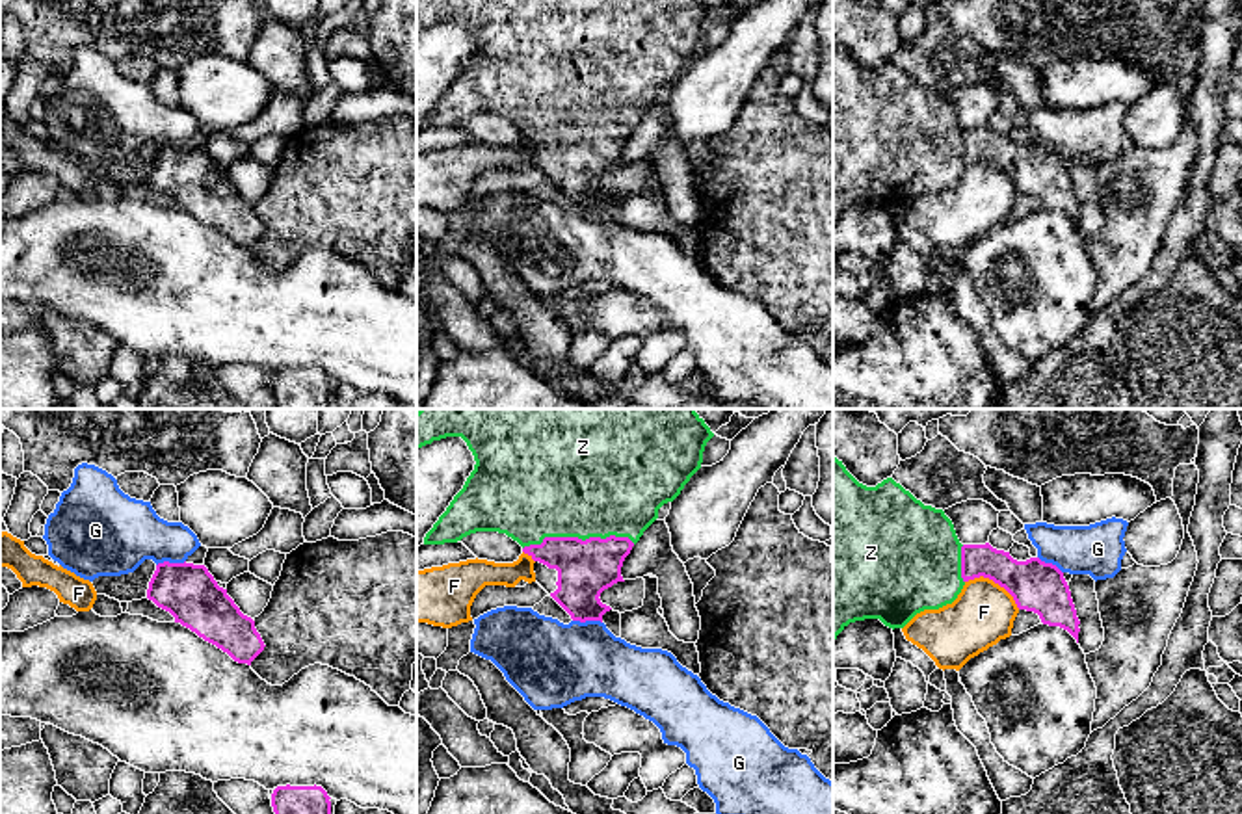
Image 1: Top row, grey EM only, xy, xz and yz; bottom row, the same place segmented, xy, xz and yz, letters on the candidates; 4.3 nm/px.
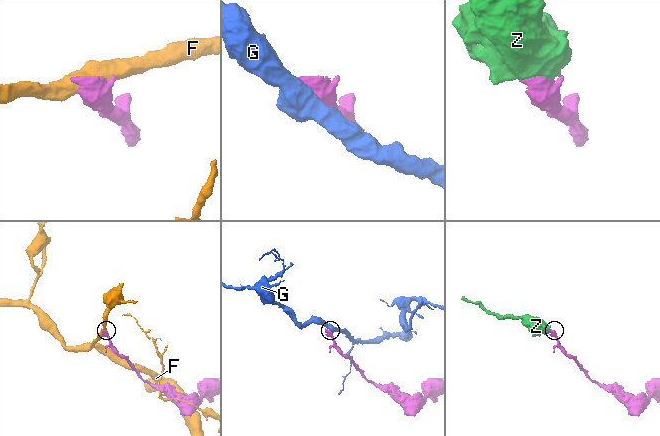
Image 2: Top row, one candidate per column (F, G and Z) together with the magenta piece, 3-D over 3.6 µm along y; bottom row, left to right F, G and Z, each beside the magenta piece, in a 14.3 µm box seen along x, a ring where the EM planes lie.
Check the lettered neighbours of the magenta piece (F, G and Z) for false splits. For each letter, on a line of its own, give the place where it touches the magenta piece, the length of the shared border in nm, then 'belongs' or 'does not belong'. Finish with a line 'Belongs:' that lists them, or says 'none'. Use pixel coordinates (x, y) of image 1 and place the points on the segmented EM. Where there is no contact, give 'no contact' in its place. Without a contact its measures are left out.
F: meets magenta in yz at (995, 582); contact 260 nm long; does not belong
G: meets magenta in xy at (168, 562); contact 130 nm long; does not belong
Z: meets magenta in xz at (579, 539); contact 480 nm long; belongs
Belongs: Z

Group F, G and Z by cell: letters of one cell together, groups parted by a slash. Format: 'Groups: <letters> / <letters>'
Groups: F / G / Z

